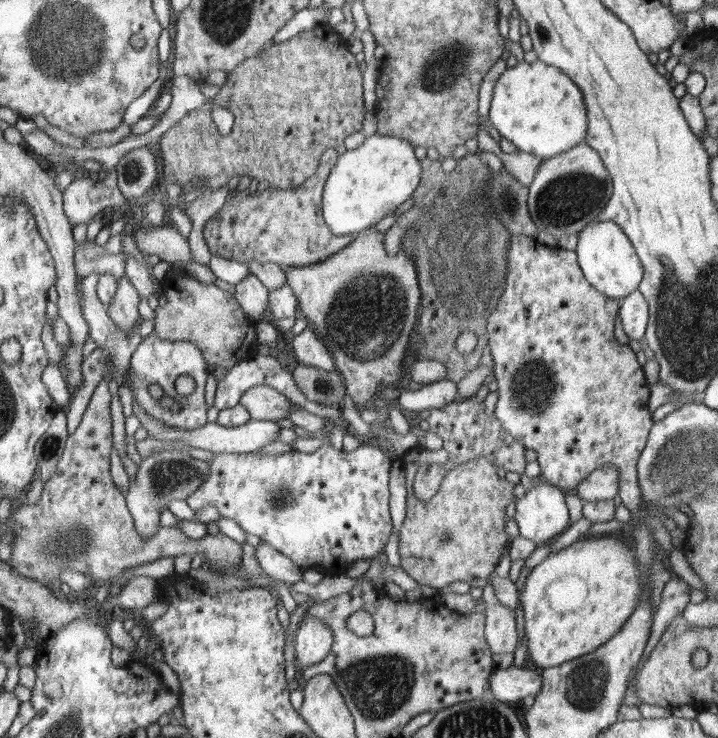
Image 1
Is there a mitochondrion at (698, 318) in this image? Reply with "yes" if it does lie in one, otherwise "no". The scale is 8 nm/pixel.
yes

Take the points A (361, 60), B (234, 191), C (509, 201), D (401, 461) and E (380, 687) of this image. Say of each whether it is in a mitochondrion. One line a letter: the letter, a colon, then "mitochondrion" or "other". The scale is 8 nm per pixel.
A: other
B: other
C: mitochondrion
D: other
E: mitochondrion

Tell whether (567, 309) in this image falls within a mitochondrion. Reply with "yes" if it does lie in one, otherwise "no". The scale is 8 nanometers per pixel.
no

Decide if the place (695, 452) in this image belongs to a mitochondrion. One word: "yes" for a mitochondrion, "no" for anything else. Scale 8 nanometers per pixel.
yes

